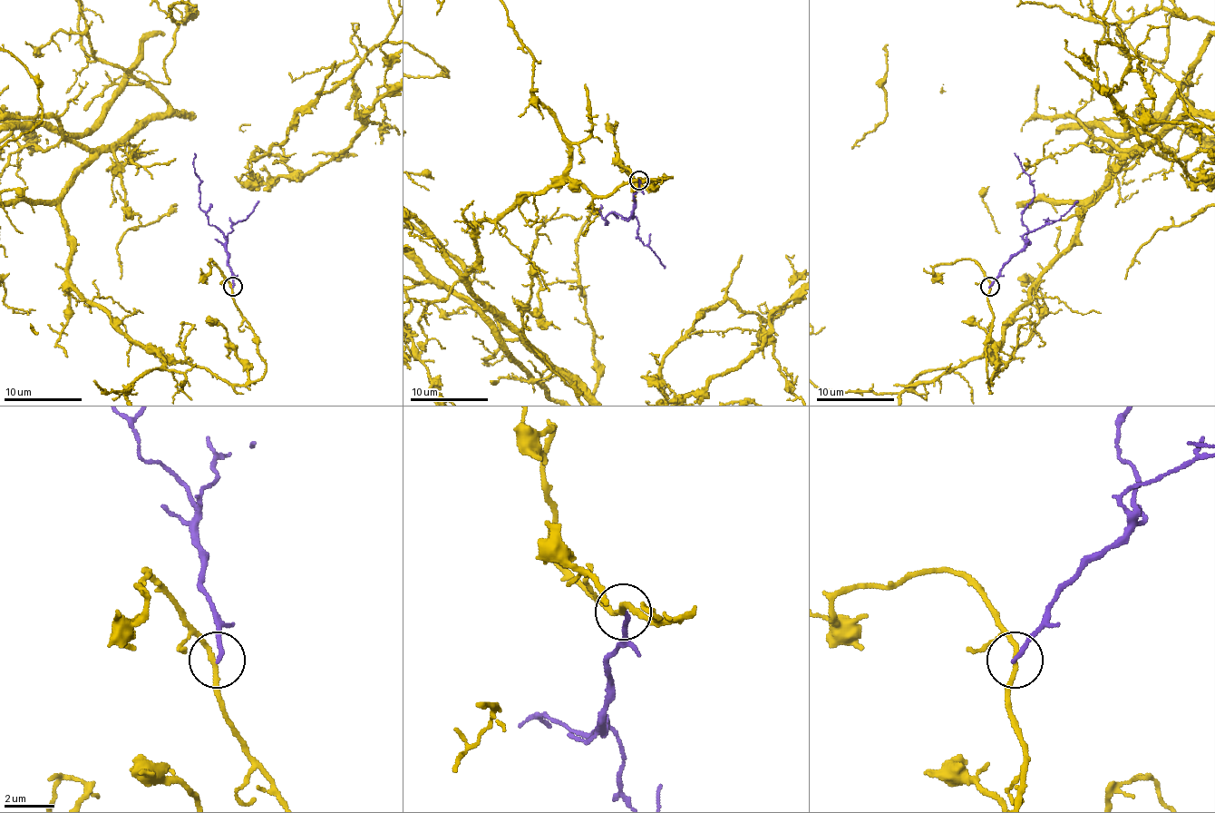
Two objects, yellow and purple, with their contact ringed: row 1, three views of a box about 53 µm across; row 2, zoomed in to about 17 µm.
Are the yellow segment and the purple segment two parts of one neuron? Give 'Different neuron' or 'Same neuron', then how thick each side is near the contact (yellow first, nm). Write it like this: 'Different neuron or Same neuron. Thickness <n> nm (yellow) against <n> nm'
Different neuron. Thickness 180 nm (yellow) against 170 nm

